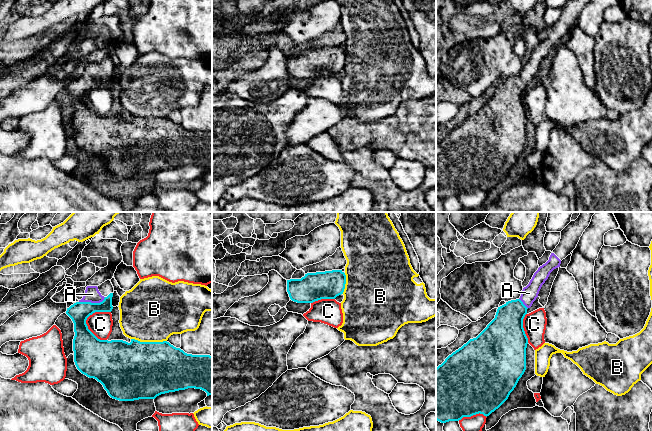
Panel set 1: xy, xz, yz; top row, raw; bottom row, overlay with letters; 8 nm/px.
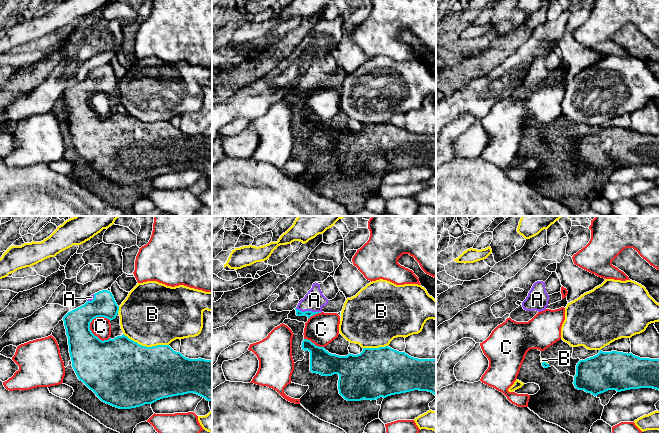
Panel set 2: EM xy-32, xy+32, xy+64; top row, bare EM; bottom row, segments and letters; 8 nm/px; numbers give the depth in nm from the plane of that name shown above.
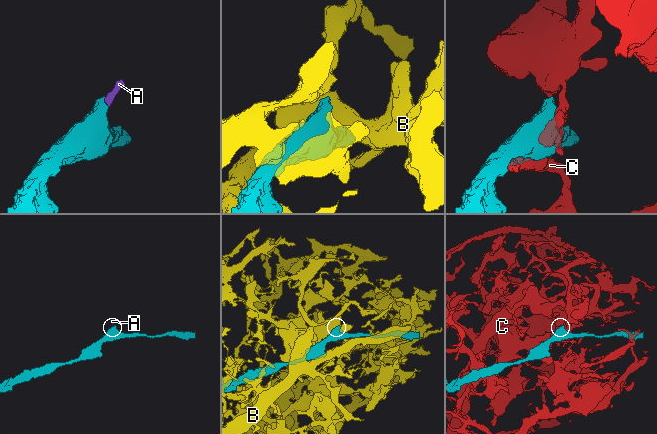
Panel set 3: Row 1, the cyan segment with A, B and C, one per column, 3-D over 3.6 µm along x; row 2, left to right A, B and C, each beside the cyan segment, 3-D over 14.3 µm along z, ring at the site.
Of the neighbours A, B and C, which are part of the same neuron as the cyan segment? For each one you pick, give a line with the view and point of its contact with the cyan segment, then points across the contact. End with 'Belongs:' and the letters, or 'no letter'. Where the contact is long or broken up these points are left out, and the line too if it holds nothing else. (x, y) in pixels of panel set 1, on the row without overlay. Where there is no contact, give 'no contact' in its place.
A: contact xy (92, 79); way xy (79, 88), (92, 79), (92, 70)
Belongs: A

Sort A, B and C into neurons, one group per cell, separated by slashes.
A / B / C

